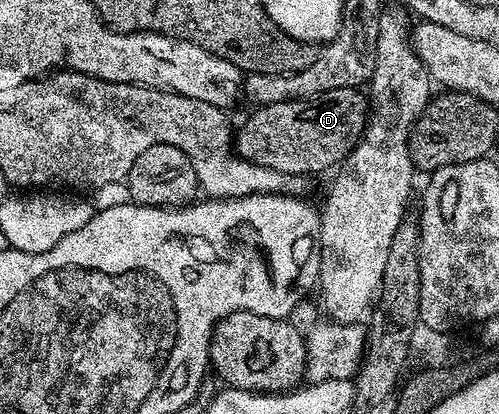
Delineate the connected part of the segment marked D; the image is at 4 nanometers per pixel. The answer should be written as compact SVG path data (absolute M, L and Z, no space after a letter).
M342 88L329 90L320 96L311 96L307 100L286 100L256 107L255 113L240 128L238 125L237 135L233 140L234 151L249 162L284 172L290 176L307 178L310 177L310 172L323 172L331 167L334 169L342 164L343 159L363 137L369 115L369 100L364 93L363 96L361 93L359 88Z

